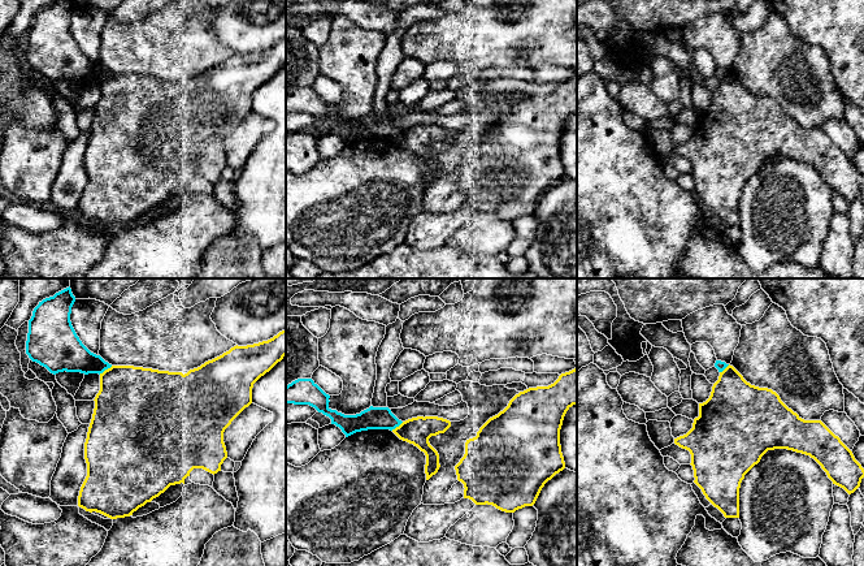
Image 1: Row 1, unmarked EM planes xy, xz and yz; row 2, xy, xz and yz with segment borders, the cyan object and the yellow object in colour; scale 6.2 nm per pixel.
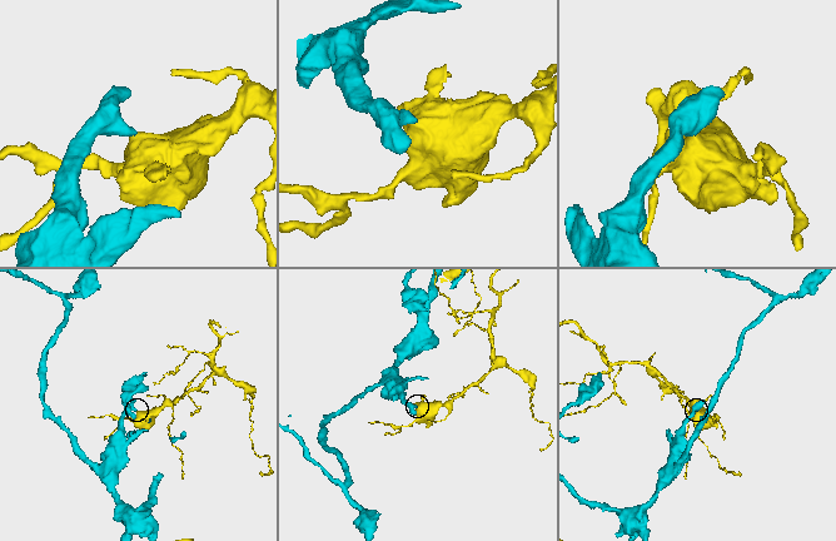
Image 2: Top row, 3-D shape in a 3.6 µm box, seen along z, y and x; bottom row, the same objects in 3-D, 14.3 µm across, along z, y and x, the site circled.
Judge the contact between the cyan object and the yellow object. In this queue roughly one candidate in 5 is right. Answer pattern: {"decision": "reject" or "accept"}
{"decision": "reject"}

